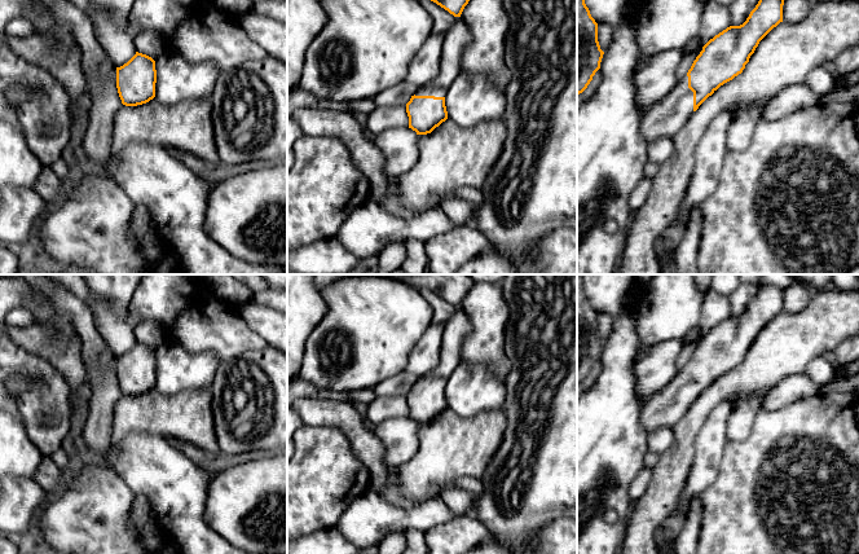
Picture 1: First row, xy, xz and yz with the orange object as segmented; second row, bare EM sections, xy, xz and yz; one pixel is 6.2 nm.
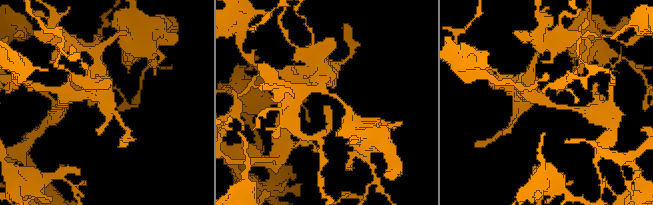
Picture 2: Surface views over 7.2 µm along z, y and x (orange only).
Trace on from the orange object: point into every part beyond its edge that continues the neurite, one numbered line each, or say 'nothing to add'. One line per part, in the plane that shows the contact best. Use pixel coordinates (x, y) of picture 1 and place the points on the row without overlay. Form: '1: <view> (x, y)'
1: yz (664, 408)

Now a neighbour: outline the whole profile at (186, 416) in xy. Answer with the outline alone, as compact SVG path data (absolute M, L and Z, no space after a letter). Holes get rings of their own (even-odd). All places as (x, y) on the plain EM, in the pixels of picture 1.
M154 387L142 395L123 395L113 413L111 444L119 447L133 431L189 443L221 458L210 388L166 396Z

